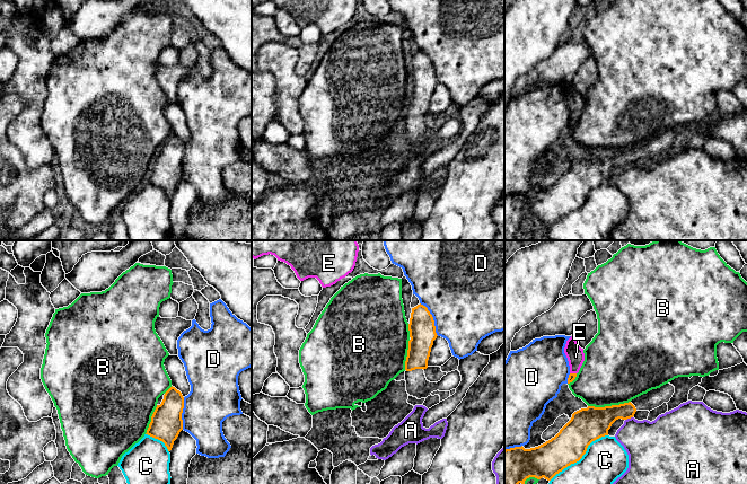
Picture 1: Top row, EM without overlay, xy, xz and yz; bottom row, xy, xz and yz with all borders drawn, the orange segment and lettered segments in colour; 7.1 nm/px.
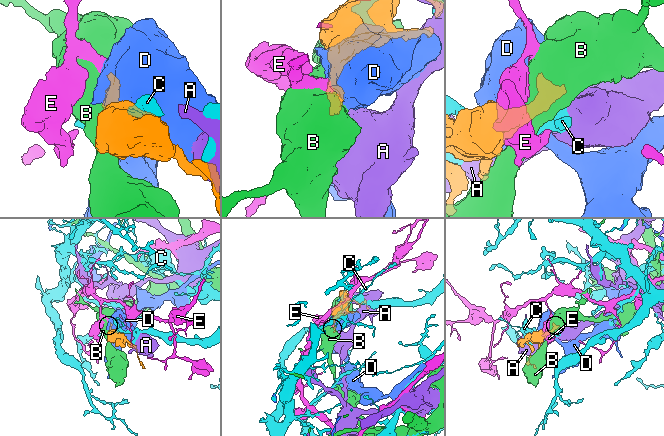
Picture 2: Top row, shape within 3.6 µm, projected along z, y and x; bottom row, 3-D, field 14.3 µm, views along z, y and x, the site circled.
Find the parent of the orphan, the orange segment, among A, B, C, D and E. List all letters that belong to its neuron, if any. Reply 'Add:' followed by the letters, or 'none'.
Add: none

